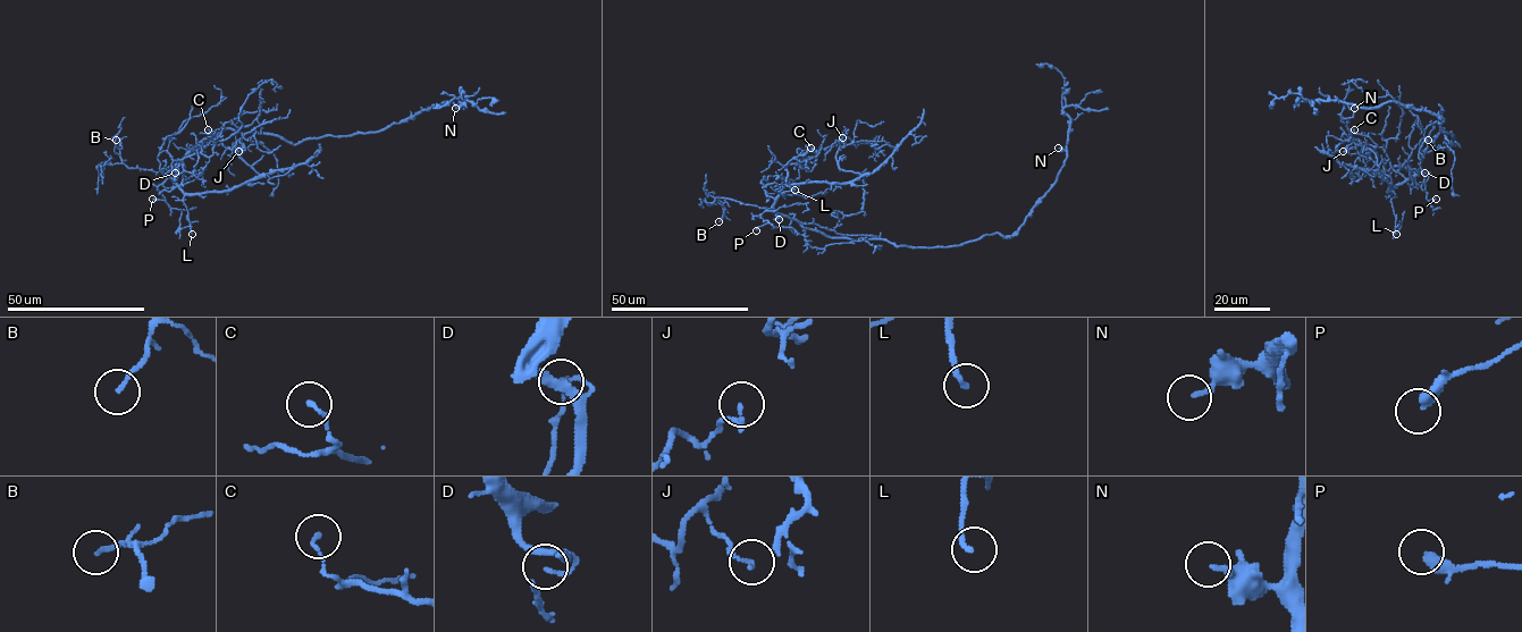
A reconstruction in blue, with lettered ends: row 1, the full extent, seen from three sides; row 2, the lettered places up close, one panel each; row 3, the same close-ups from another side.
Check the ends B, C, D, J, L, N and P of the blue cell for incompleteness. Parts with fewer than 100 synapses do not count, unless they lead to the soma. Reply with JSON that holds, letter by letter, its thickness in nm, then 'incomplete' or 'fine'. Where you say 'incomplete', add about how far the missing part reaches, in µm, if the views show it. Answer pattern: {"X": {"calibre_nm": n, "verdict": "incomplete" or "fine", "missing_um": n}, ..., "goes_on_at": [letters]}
{"B": {"calibre_nm": 130, "verdict": "fine"}, "C": {"calibre_nm": 140, "verdict": "fine"}, "D": {"calibre_nm": 130, "verdict": "fine"}, "J": {"calibre_nm": 150, "verdict": "fine"}, "L": {"calibre_nm": 180, "verdict": "fine"}, "N": {"calibre_nm": 190, "verdict": "fine"}, "P": {"calibre_nm": 360, "verdict": "fine"}, "goes_on_at": []}

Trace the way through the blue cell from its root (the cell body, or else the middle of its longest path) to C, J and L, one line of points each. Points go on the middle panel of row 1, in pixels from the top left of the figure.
C: (873, 238), (826, 237), (775, 211), (785, 167), (798, 163), (810, 171), (816, 159), (810, 148)
J: (873, 238), (826, 237), (774, 209), (790, 184), (849, 183), (862, 175), (839, 167), (842, 137)
L: (873, 238), (826, 237), (778, 213), (774, 203), (779, 193), (785, 185), (795, 190)

